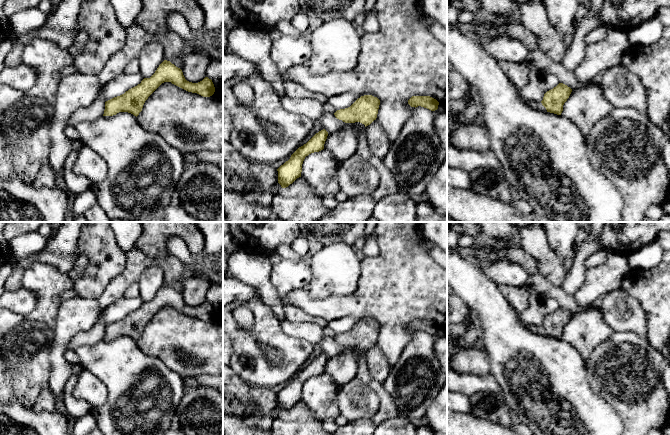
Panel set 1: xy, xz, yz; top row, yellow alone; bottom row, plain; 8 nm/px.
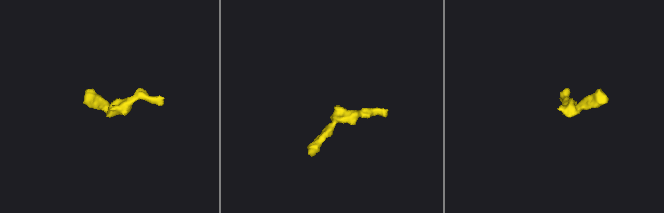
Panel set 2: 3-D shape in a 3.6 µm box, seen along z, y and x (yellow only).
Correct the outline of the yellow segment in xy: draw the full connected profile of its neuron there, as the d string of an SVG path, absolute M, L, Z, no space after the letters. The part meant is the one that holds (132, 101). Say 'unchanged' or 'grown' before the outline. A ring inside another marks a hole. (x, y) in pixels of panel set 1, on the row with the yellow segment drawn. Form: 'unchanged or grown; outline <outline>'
unchanged; outline M164 60L150 78L144 78L140 84L124 94L106 101L103 116L128 112L137 117L148 97L164 82L171 82L188 92L197 93L203 97L210 97L215 92L214 84L208 77L198 83L189 82L180 68Z

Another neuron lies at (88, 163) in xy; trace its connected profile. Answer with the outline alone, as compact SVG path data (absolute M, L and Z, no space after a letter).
M83 146L73 165L73 172L87 177L95 185L107 177L108 165L95 151Z

